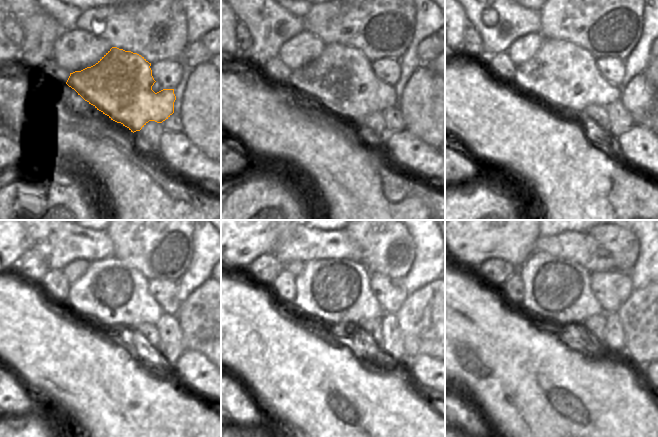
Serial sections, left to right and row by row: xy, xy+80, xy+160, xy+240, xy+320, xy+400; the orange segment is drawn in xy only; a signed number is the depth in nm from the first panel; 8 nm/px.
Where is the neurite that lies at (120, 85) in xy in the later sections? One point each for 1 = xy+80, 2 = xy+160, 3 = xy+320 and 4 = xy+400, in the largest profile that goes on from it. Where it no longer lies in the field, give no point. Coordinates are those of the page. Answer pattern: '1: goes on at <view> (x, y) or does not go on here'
1: goes on at xy+80 (342, 80)
2: goes on at xy+160 (565, 75)
3: goes on at xy+320 (337, 291)
4: goes on at xy+400 (555, 288)

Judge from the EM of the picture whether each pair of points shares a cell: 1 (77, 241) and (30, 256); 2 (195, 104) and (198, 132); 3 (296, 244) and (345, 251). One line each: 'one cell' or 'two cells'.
1: two cells
2: one cell
3: one cell

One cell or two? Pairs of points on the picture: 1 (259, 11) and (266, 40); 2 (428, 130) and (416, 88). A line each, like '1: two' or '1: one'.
1: one
2: one

